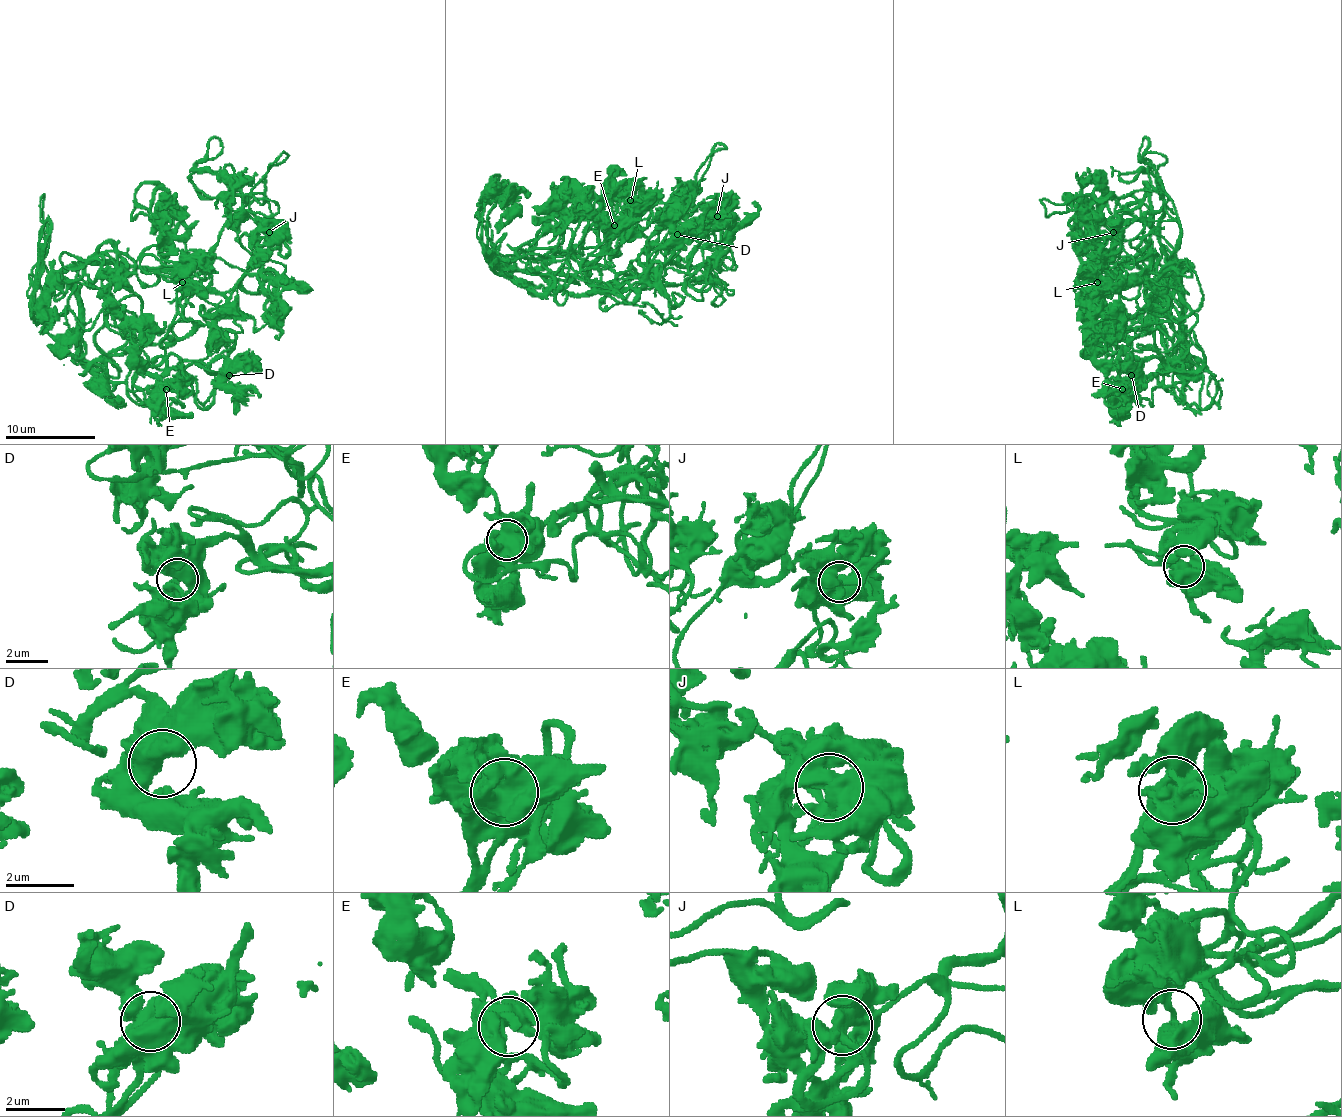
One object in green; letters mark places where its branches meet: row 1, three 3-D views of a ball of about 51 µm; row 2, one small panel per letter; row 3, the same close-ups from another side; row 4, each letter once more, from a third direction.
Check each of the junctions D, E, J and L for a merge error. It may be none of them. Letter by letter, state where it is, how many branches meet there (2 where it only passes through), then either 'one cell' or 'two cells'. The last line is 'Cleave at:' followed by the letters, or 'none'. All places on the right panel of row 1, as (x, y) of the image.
D: at (1131, 375); 1 branches meet; one cell
E: at (1122, 389); 2 branches meet; one cell
J: at (1113, 232); 2 branches meet; one cell
L: at (1097, 282); 2 branches meet; one cell
Cleave at: none

